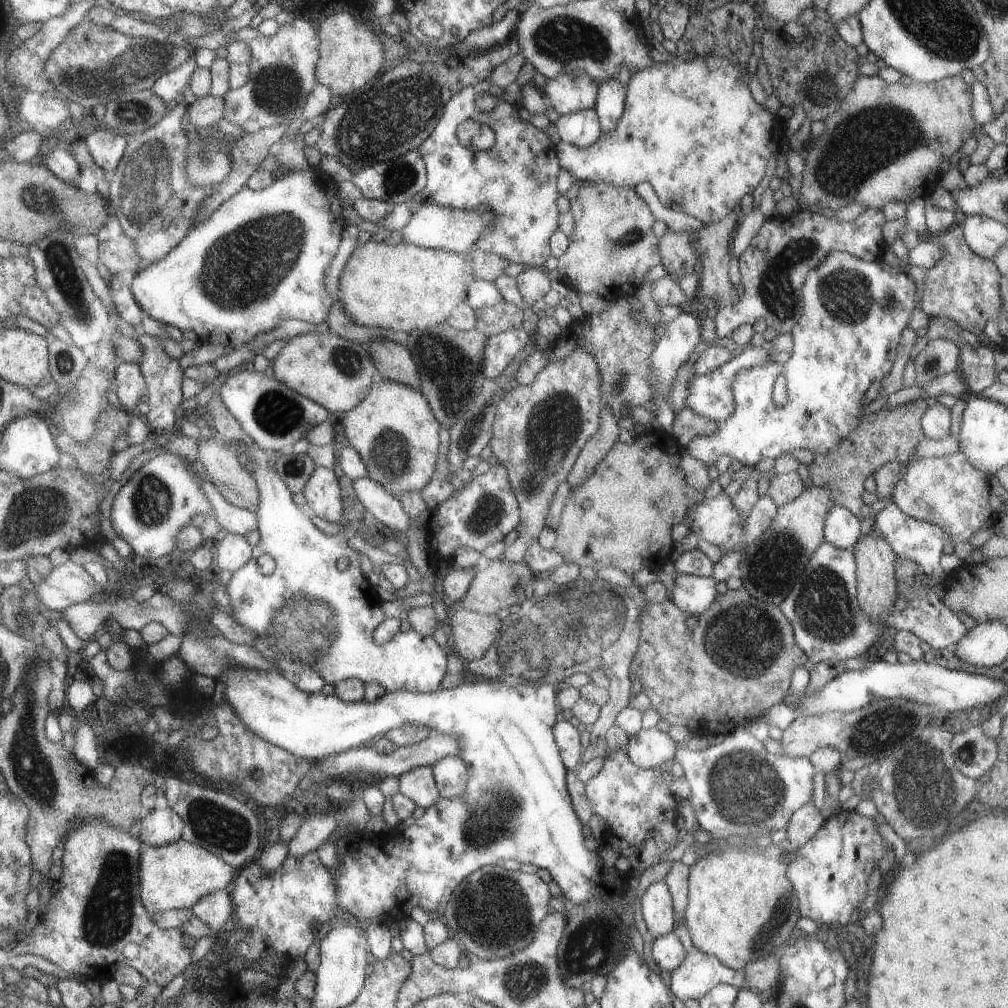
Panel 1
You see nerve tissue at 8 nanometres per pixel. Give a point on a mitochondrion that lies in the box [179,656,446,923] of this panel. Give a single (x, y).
(230, 830)

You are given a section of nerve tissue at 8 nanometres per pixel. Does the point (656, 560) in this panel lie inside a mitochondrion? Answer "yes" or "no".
no

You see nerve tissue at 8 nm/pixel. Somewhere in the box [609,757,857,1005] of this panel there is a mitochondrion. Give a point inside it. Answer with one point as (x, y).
(782, 910)

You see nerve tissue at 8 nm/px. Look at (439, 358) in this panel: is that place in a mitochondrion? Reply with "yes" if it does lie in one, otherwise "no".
yes

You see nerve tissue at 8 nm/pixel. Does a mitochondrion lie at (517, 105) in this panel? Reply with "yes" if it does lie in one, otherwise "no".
no

